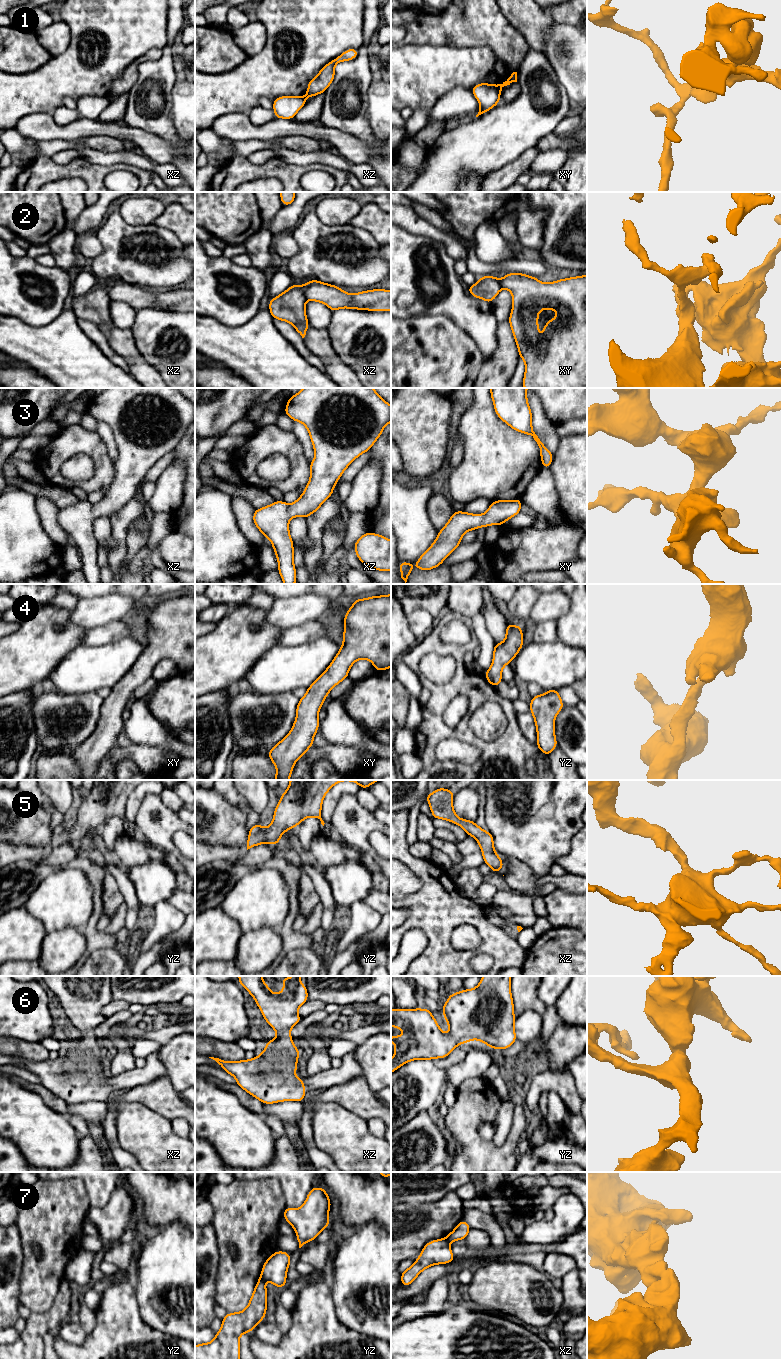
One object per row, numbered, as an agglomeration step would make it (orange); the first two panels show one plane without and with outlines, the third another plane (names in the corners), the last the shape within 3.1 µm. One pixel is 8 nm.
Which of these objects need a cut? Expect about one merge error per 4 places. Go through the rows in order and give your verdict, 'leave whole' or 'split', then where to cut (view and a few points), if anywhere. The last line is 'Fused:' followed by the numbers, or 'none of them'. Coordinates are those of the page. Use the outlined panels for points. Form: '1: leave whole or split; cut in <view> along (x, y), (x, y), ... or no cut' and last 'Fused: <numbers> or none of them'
1: split; cut in xz along (305, 95), (306, 98)
2: leave whole; no cut
3: leave whole; no cut
4: leave whole; no cut
5: leave whole; no cut
6: leave whole; no cut
7: split; cut in xz along (444, 1238), (449, 1242)
Fused: 1, 7

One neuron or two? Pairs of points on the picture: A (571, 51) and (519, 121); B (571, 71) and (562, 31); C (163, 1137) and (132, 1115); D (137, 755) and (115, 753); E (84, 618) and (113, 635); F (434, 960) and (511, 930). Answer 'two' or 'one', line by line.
A: two
B: one
C: one
D: one
E: two
F: two

